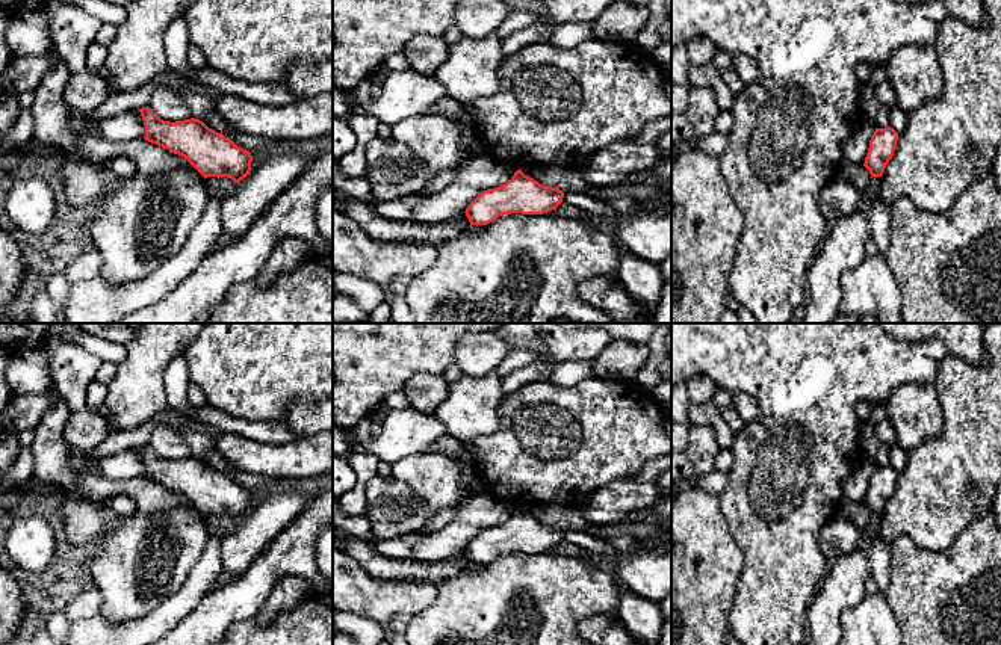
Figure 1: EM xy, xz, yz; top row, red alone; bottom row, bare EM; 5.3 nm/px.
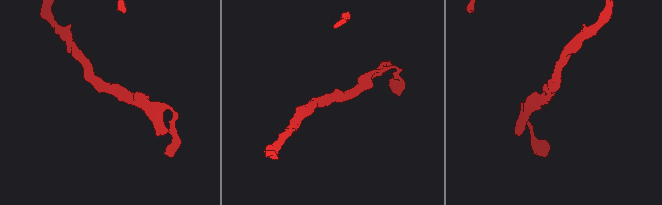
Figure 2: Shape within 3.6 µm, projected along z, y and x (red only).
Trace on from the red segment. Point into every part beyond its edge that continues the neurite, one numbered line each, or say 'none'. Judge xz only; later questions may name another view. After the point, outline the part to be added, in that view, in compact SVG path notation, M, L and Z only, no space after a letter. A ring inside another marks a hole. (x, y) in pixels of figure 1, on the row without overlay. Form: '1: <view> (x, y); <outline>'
none

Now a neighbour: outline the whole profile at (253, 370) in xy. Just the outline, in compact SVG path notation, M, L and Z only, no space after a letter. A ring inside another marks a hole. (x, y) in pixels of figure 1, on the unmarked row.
M206 323L184 358L189 381L201 388L207 402L237 418L275 421L298 399L333 394L333 323Z

